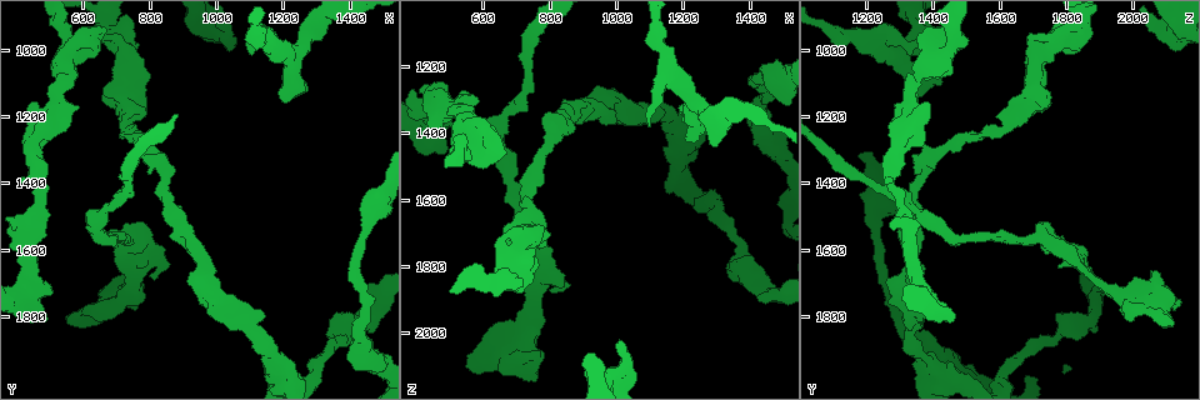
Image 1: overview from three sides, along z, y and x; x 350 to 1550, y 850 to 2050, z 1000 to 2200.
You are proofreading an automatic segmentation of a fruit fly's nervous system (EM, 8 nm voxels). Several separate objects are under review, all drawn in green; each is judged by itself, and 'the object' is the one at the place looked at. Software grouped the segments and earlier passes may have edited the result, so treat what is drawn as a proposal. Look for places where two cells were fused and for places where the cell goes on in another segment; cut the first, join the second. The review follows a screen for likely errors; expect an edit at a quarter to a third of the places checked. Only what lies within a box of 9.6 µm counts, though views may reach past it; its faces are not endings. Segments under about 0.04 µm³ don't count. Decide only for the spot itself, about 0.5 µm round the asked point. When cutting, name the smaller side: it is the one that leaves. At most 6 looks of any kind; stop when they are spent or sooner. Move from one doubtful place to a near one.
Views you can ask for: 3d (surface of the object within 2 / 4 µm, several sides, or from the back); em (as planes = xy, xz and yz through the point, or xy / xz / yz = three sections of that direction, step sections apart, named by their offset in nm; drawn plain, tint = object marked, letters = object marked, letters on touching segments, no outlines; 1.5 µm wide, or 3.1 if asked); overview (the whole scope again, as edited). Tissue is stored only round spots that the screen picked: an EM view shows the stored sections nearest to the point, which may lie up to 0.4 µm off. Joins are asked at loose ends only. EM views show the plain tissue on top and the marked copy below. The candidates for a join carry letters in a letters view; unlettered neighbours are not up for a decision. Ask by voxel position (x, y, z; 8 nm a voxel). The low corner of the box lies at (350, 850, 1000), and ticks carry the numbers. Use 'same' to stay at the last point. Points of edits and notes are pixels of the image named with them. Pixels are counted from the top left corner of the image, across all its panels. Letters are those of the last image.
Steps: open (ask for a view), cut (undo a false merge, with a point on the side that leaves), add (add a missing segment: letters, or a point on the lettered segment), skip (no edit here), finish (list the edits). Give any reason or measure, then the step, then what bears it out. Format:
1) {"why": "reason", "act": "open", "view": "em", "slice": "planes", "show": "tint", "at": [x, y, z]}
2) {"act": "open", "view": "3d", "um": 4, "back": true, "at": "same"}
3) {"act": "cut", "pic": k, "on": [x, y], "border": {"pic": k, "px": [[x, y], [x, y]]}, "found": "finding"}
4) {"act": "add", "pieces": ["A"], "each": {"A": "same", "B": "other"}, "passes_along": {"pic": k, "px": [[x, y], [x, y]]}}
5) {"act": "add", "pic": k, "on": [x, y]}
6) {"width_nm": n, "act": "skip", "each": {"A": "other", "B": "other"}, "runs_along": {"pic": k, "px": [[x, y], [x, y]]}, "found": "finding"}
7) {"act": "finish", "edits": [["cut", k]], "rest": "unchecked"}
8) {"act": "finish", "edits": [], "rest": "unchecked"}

{"why": "free end", "act": "open", "view": "em", "slice": "planes", "show": "letters", "at": [750, 1760, 2130]}

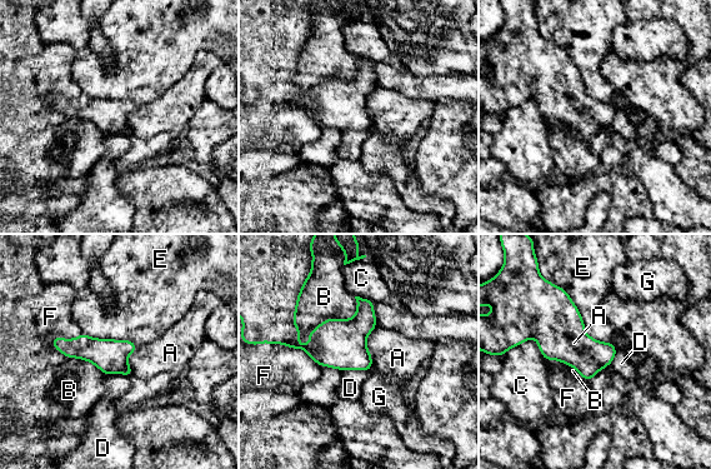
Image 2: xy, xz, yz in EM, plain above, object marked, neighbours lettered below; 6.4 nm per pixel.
{"width_nm": 220, "longest_contact_nm": ["E", 550], "act": "skip", "each": {"A": "other", "B": "other", "C": "other", "D": "other", "E": "other", "F": "other", "G": "other"}, "found": "no lettered segment goes on from it"}

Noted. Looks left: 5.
{"why": "branch point", "act": "open", "view": "em", "um": 3.1, "slice": "xz", "step": 8, "show": "tint", "at": [1190, 1970, 1440]}

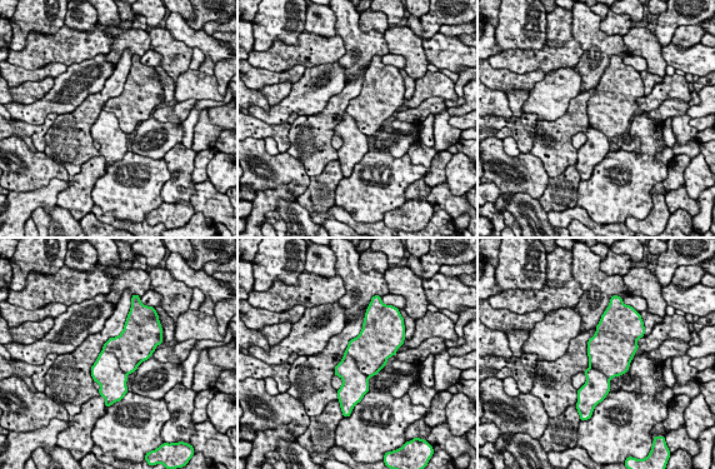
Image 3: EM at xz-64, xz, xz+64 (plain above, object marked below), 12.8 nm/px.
{"why": "cut it another way", "act": "open", "view": "em", "um": 3.1, "slice": "planes", "show": "tint", "at": "same"}

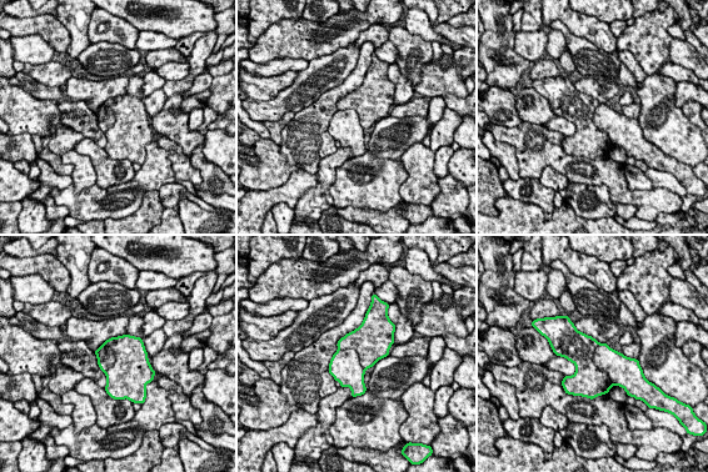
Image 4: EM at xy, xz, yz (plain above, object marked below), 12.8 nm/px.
{"why": "what lies round it", "act": "open", "view": "em", "um": 3.1, "slice": "planes", "show": "letters", "at": "same"}

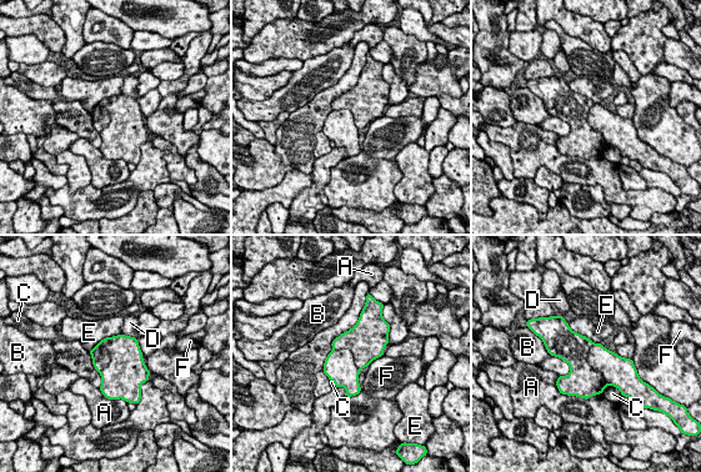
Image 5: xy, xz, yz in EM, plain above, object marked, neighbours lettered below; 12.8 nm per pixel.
{"width_nm": 500, "act": "skip", "each": {"A": "other", "B": "other", "C": "other", "D": "other", "E": "other", "F": "other"}, "border": {"pic": 5, "px": [[567, 322], [574, 331], [600, 344]]}, "found": "all the same cell"}

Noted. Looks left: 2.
{"why": "branch stops here", "act": "open", "view": "3d", "um": 2, "back": true, "at": [1090, 990, 1390]}

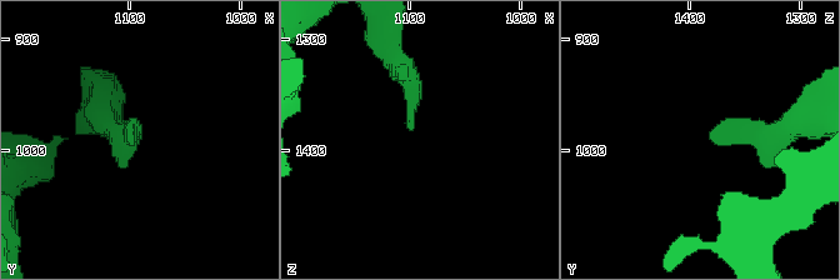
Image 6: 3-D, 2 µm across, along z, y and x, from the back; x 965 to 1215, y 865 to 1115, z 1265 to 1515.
{"why": "now the EM", "act": "open", "view": "em", "slice": "planes", "show": "letters", "at": [1096, 988, 1380]}

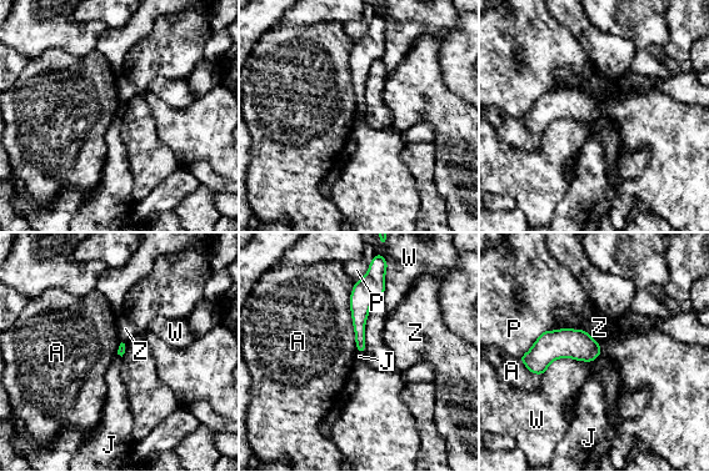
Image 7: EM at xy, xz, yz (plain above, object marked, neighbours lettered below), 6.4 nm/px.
{"act": "skip", "each": {"A": "other", "J": "other", "P": "other", "W": "other", "Z": "other"}, "runs_along": {"pic": 7, "px": [[373, 279], [360, 299], [360, 349]]}, "found": "no lettered segment goes on from it"}

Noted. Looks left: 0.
{"act": "finish", "edits": [], "rest": "unchecked"}

